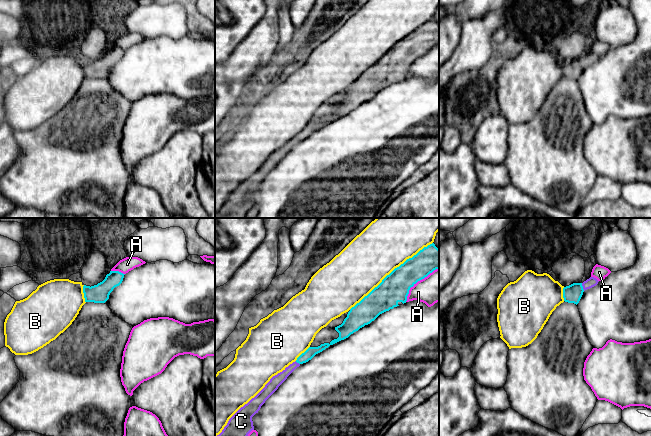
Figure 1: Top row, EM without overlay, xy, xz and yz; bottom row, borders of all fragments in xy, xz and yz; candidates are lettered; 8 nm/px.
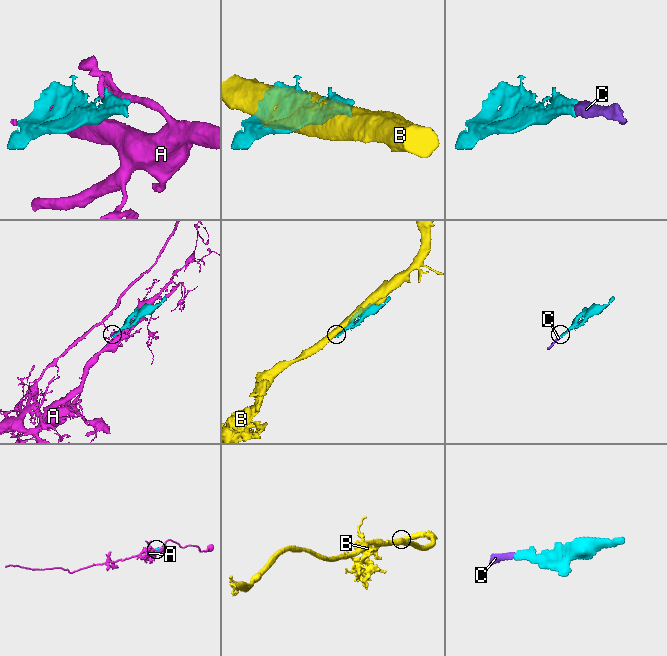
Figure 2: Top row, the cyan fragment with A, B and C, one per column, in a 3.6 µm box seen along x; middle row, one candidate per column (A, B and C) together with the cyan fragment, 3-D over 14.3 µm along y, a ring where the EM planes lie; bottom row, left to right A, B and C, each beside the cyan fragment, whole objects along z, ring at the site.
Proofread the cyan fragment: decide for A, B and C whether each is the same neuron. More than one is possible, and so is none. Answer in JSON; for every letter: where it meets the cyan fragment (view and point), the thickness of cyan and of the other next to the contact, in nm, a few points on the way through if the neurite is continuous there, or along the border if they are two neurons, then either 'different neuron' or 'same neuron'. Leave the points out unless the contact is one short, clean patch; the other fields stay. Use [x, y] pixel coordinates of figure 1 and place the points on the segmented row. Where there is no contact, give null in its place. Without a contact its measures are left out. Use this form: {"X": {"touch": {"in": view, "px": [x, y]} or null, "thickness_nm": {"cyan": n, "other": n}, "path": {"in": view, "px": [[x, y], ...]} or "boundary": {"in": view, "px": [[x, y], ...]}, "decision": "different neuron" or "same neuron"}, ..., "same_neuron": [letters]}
{"A": {"touch": {"in": "xz", "px": [417, 281]}, "thickness_nm": {"cyan": 240, "other": 240}, "decision": "different neuron"}, "B": {"touch": {"in": "xz", "px": [391, 272]}, "thickness_nm": {"cyan": 240, "other": 420}, "decision": "different neuron"}, "C": {"touch": {"in": "yz", "px": [582, 287]}, "thickness_nm": {"cyan": 140, "other": 80}, "path": {"in": "yz", "px": [[572, 294], [582, 287], [591, 282]]}, "decision": "same neuron"}, "same_neuron": ["C"]}

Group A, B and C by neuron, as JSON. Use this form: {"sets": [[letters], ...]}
{"sets": [["A"], ["B"], ["C"]]}

